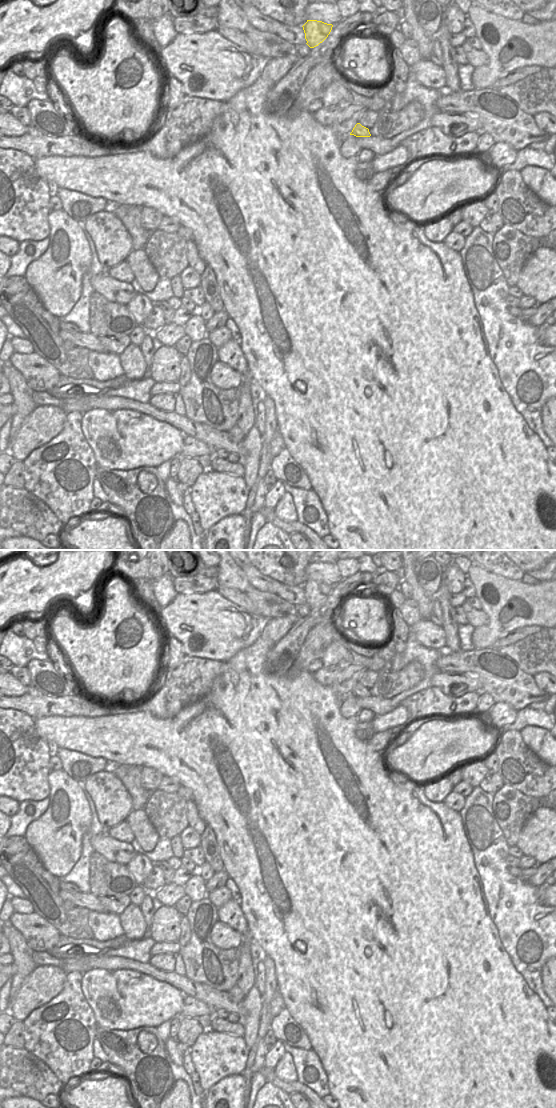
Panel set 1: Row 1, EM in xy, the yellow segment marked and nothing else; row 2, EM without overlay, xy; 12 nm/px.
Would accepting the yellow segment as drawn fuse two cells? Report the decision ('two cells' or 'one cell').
two cells

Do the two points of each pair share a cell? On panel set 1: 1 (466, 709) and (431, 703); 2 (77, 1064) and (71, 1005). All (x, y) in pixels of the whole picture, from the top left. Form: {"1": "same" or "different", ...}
{"1": "same", "2": "same"}

